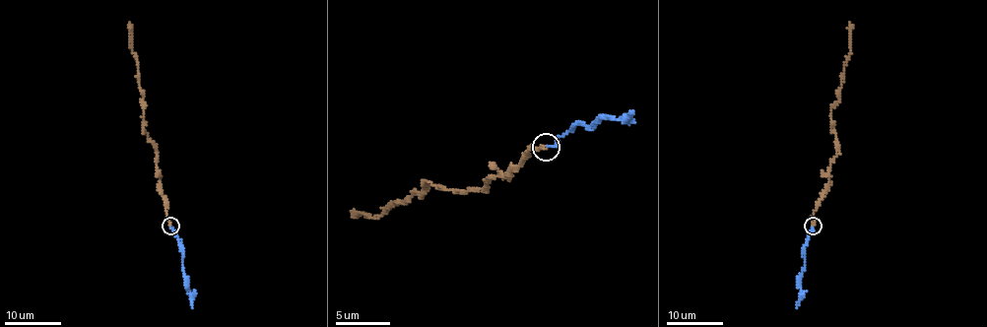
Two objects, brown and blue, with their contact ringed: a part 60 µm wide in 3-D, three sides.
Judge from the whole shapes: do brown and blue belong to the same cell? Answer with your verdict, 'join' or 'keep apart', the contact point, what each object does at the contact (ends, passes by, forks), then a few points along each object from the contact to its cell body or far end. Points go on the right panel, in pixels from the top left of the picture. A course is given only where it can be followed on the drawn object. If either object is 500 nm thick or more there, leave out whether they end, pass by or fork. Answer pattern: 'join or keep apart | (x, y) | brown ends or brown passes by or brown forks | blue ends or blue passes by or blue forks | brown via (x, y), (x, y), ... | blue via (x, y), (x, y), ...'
join | (813, 226) | brown ends | blue ends | brown via (813, 226), (814, 211), (827, 183), (831, 160), (838, 153), (829, 108), (838, 99), (852, 25) | blue via (813, 227), (805, 249), (805, 270), (799, 279), (800, 293), (796, 307)

